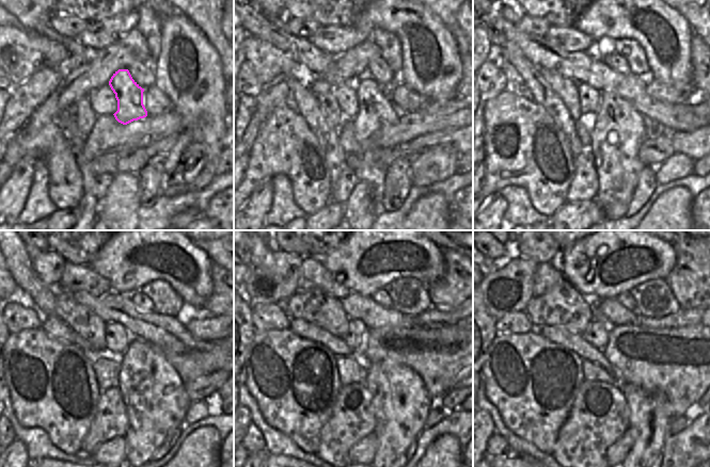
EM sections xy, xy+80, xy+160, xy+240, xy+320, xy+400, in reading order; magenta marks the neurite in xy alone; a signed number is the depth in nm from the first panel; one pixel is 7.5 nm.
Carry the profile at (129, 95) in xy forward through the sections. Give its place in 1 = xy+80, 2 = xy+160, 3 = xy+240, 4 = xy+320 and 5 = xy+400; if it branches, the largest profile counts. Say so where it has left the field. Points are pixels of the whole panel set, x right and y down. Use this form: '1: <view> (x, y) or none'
1: xy+80 (376, 110)
2: xy+160 (619, 130)
3: xy+240 (156, 402)
4: xy+320 (400, 402)
5: xy+400 (647, 418)

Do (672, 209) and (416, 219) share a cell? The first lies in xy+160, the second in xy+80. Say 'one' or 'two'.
one

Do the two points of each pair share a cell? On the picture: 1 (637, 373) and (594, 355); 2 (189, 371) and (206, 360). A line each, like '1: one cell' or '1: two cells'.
1: two cells
2: one cell

